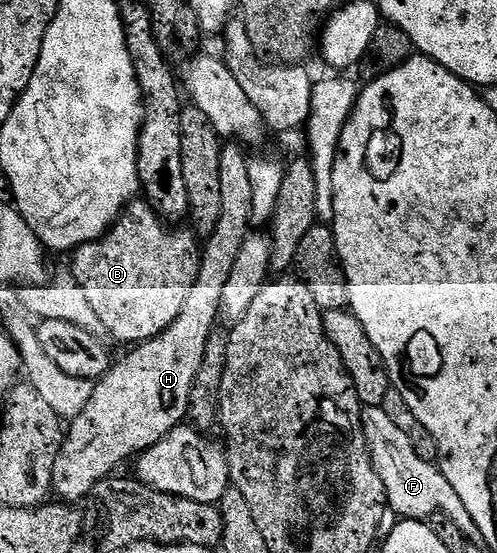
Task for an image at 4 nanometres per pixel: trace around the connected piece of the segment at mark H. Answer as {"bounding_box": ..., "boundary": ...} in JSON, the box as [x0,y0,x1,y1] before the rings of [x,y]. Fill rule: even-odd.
{"bounding_box":[52,144,251,504],"boundary":[[[239,144],[222,145],[219,156],[220,199],[223,205],[220,209],[219,224],[215,232],[204,239],[201,251],[201,267],[195,276],[195,284],[191,284],[191,293],[187,296],[187,304],[183,304],[183,312],[158,338],[134,345],[126,358],[121,358],[110,365],[102,378],[96,379],[91,398],[77,418],[68,423],[63,434],[63,441],[59,452],[55,456],[53,469],[52,493],[58,494],[60,501],[65,504],[82,502],[95,488],[95,484],[110,477],[113,470],[124,458],[130,460],[151,449],[159,440],[163,440],[186,421],[191,400],[191,384],[195,384],[195,372],[199,372],[199,364],[203,364],[205,345],[215,333],[213,321],[218,321],[223,298],[223,284],[231,278],[231,268],[235,268],[235,256],[239,248],[243,248],[245,239],[251,233],[251,183],[248,166],[250,155],[245,155],[246,149]]]}

